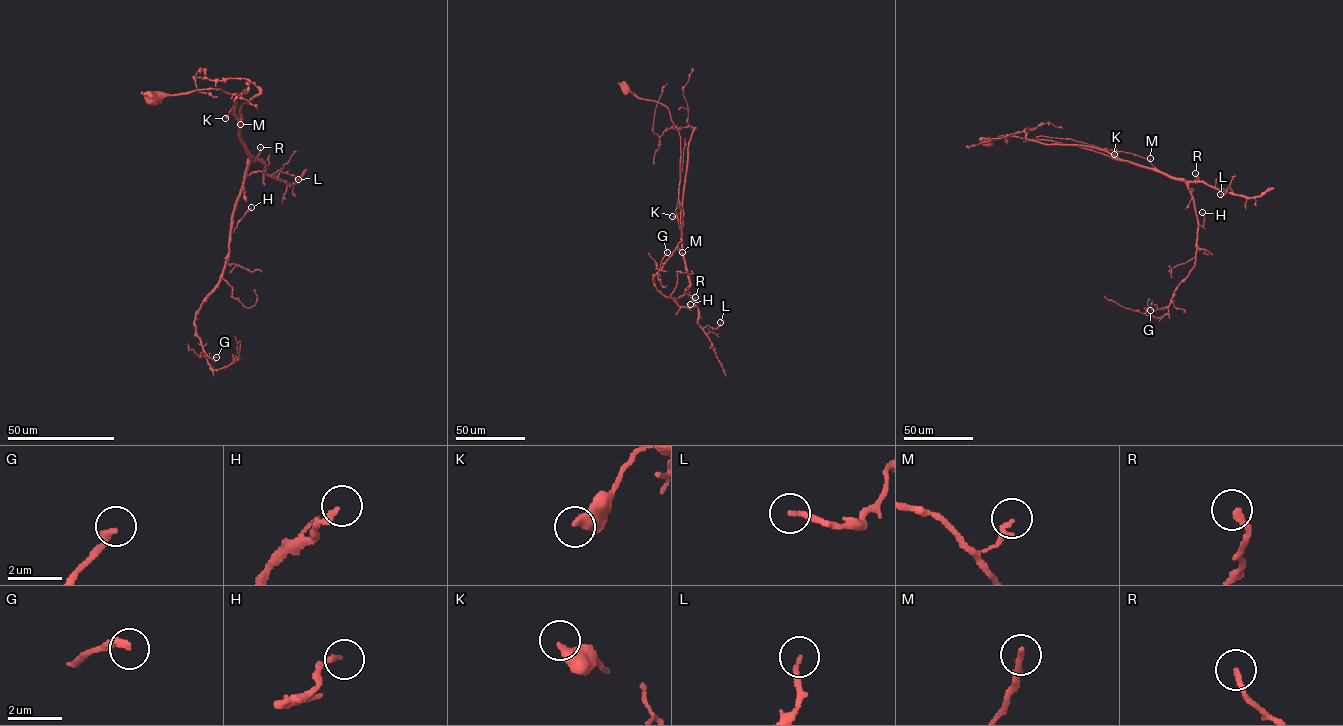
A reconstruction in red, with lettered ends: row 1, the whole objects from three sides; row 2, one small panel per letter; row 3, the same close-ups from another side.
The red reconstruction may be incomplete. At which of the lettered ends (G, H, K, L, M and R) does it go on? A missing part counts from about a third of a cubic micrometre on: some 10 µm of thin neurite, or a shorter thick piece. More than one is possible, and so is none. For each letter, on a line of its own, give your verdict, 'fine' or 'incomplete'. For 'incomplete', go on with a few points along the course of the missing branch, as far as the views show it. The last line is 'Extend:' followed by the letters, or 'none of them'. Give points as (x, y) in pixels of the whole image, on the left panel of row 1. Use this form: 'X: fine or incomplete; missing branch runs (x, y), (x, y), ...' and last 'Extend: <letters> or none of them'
G: fine
H: fine
K: fine
L: fine
M: fine
R: fine
Extend: none of them

